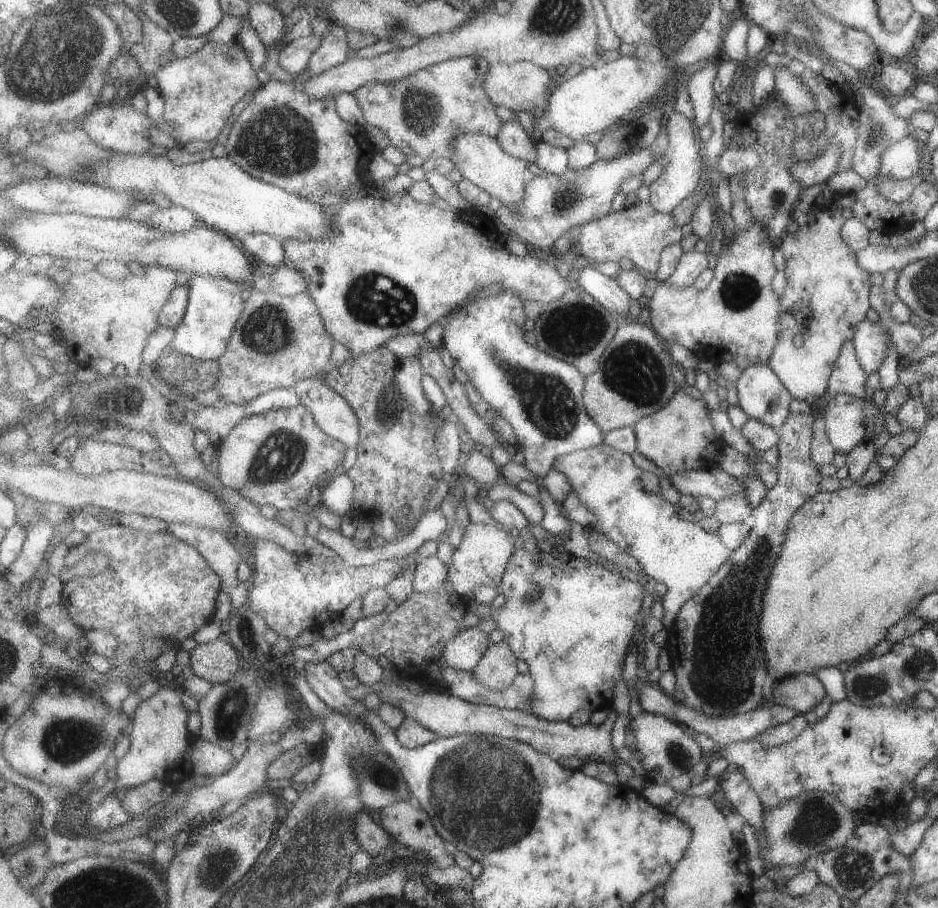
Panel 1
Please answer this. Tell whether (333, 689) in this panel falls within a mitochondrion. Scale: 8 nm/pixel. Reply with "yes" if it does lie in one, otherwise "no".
no

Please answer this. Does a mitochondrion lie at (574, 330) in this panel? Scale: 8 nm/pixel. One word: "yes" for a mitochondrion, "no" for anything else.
yes

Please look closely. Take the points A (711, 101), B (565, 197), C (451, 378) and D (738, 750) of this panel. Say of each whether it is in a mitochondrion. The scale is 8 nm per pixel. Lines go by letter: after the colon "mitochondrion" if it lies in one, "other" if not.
A: other
B: mitochondrion
C: other
D: other

